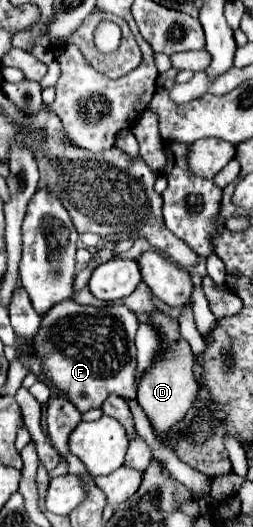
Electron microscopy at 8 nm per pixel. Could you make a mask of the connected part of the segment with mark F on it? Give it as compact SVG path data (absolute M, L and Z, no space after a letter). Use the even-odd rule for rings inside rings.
M64 299L42 317L42 327L36 335L36 353L44 357L44 369L48 369L52 385L60 385L68 400L84 413L100 407L110 393L122 395L124 399L136 397L136 329L138 319L126 305L92 307Z

